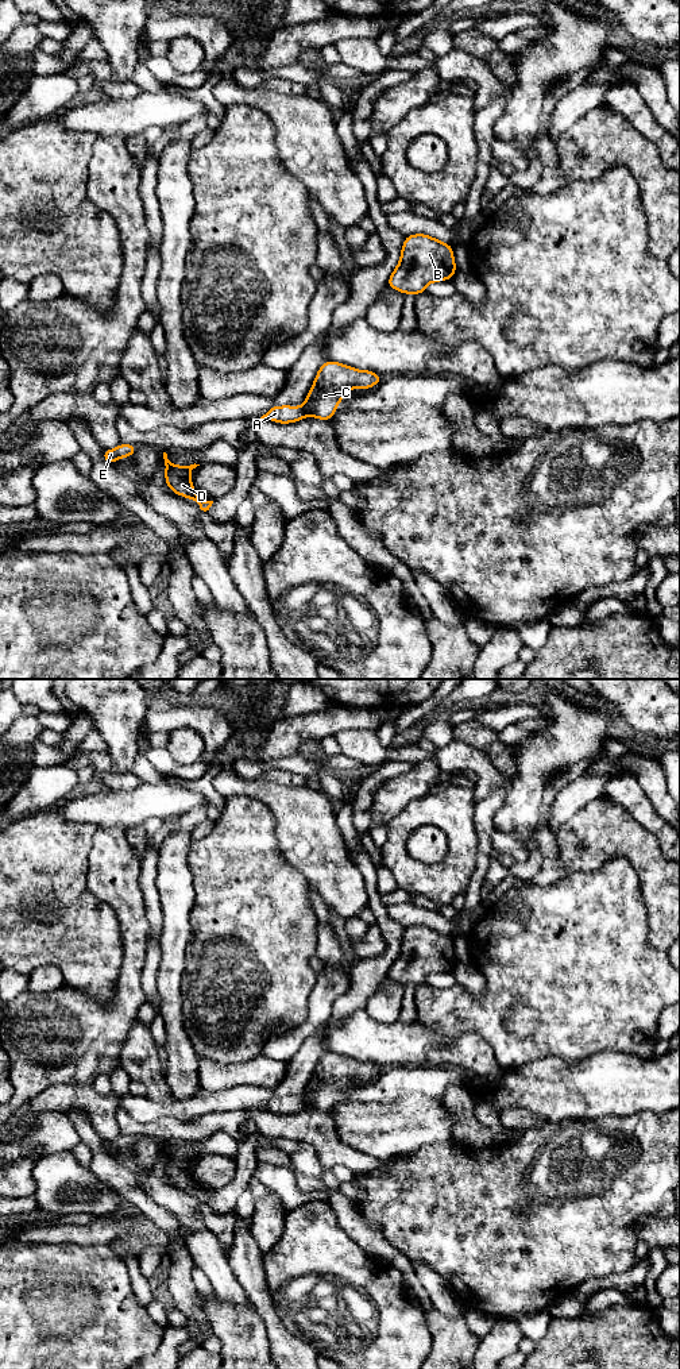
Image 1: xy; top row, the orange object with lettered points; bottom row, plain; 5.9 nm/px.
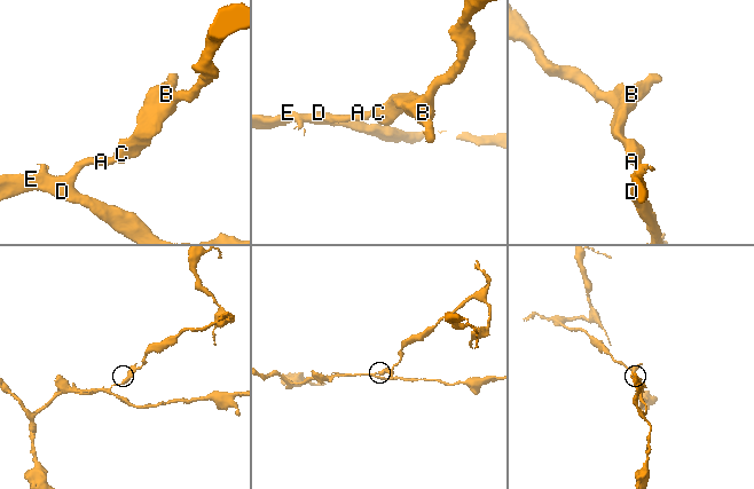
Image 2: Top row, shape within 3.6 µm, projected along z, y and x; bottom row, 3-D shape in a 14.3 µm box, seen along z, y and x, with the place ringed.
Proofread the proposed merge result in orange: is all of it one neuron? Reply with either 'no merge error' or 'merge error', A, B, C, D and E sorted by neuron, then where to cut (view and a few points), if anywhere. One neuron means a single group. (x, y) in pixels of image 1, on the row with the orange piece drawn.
merge error; groups A D E / B C; cut xy (302, 407), (309, 415)

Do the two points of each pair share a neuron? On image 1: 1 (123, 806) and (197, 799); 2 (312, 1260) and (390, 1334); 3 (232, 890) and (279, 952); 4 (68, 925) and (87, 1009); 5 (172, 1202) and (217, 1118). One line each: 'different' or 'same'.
1: same
2: same
3: same
4: different
5: different

